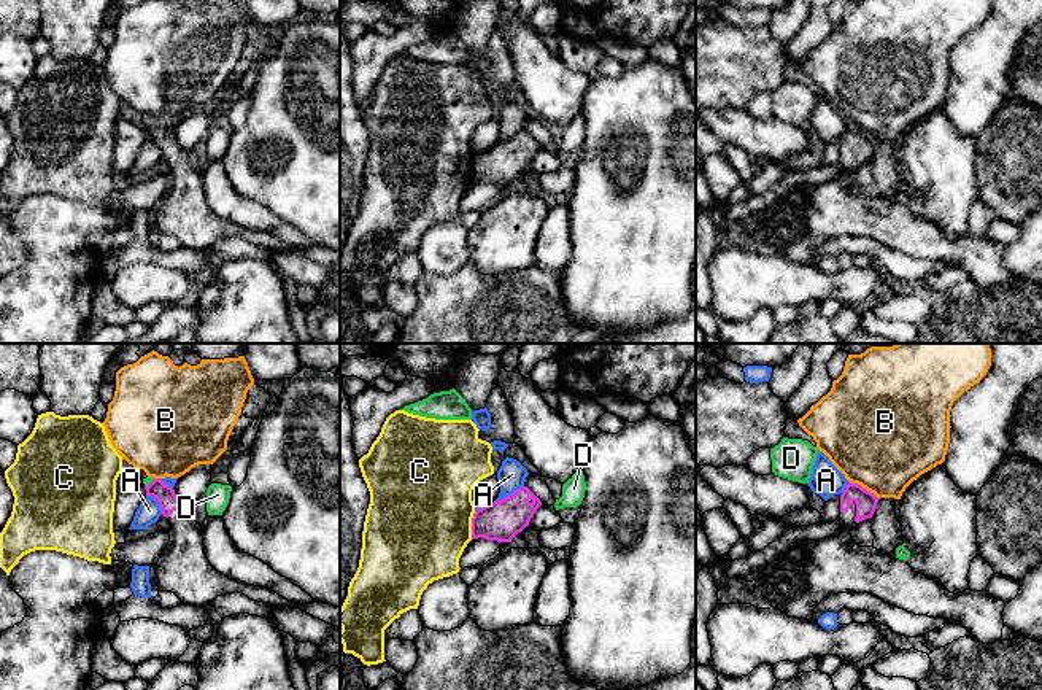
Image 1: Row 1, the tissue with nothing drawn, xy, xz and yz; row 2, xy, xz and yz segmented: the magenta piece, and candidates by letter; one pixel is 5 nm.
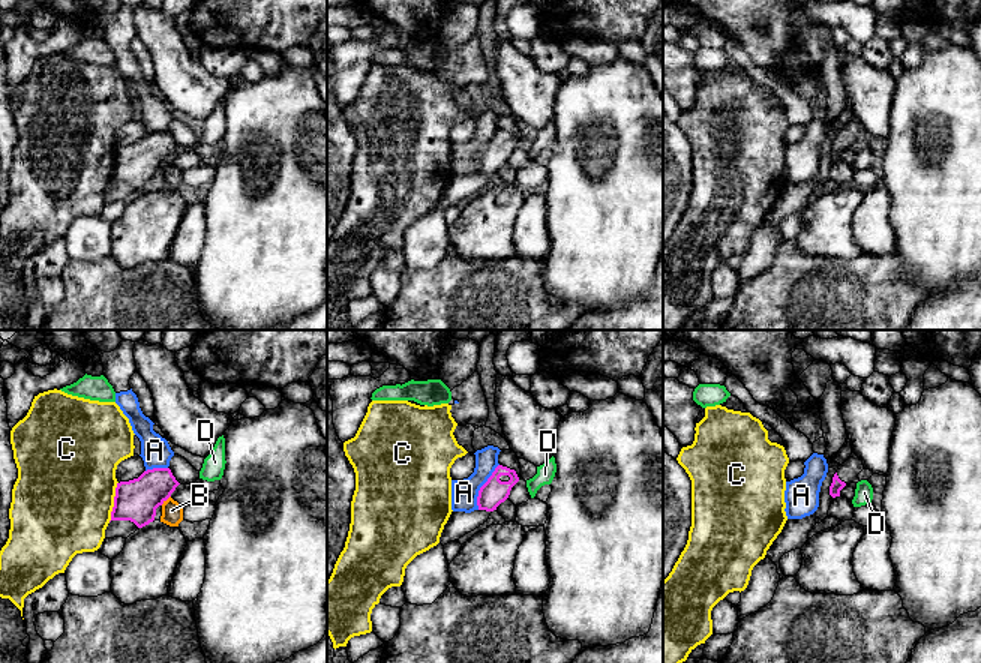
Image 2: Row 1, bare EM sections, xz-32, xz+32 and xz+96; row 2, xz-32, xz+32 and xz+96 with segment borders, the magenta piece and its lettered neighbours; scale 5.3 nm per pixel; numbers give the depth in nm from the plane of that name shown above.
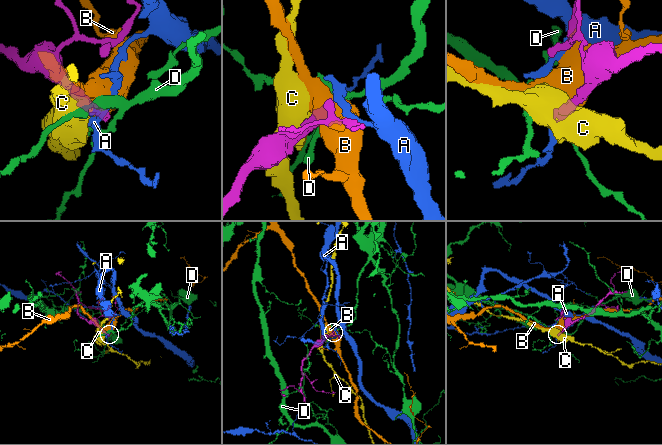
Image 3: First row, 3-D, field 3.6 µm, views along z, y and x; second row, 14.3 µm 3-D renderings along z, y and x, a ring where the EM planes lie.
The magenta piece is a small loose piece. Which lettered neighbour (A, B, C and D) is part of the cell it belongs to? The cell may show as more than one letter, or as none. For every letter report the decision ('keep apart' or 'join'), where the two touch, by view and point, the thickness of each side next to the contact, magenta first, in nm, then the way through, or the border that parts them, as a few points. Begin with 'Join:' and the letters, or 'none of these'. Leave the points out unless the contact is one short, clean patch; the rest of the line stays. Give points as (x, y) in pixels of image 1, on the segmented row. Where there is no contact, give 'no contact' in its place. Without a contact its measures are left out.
Join: none of these
A: keep apart; meets magenta in xz at (510, 495); 200 nm thick on the magenta side, 140 nm on the other; border along xz (523, 485), (496, 501)
B: keep apart; meets magenta in yz at (864, 488); 110 nm thick on the magenta side, 480 nm on the other
C: keep apart; meets magenta in xz at (472, 525); 200 nm thick on the magenta side, 500 nm on the other; border along xz (475, 511), (470, 538)
D: keep apart; meets magenta in xy at (151, 482); 100 nm thick on the magenta side, 40 nm on the other

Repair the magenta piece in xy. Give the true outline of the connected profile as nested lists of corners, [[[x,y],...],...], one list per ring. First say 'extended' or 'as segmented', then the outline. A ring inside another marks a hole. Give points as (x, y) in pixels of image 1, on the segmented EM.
extended; [[[162,479],[145,485],[146,496],[157,499],[162,515],[170,523],[170,542],[160,555],[154,582],[160,591],[175,593],[183,604],[194,607],[208,606],[213,599],[227,593],[243,593],[253,601],[270,607],[295,607],[334,628],[340,625],[340,607],[322,601],[299,604],[284,599],[270,588],[238,583],[218,572],[205,555],[202,526],[189,515],[176,499],[173,486]]]

